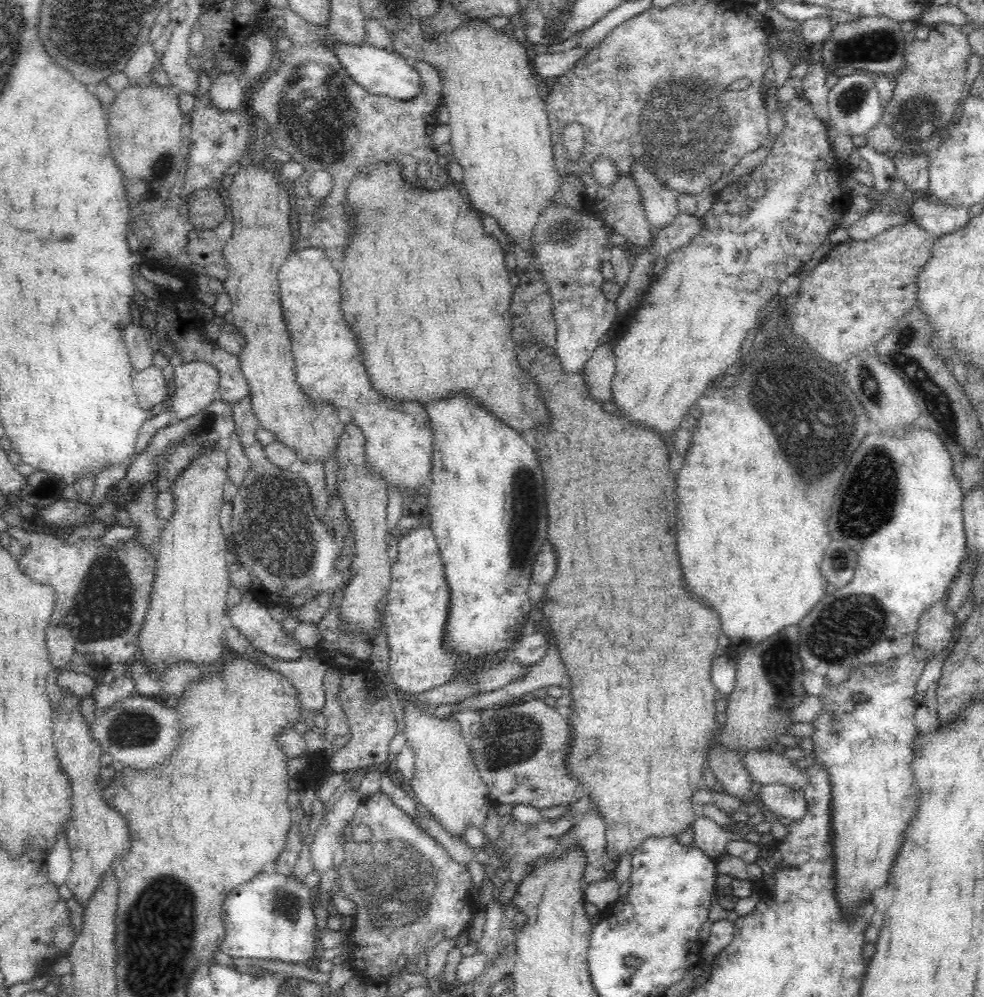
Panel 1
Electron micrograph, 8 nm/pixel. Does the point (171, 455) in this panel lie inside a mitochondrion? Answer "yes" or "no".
yes

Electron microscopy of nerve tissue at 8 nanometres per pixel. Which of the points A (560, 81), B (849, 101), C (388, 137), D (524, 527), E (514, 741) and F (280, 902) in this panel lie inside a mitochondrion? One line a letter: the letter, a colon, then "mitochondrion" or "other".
A: other
B: mitochondrion
C: other
D: mitochondrion
E: mitochondrion
F: mitochondrion

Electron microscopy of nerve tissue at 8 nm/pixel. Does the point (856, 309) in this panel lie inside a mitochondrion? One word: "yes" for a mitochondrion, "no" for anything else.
no

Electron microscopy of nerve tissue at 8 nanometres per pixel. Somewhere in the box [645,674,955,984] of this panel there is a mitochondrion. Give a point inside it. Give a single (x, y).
(772, 869)

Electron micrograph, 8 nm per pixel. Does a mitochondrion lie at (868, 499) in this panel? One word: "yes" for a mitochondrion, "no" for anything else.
yes

